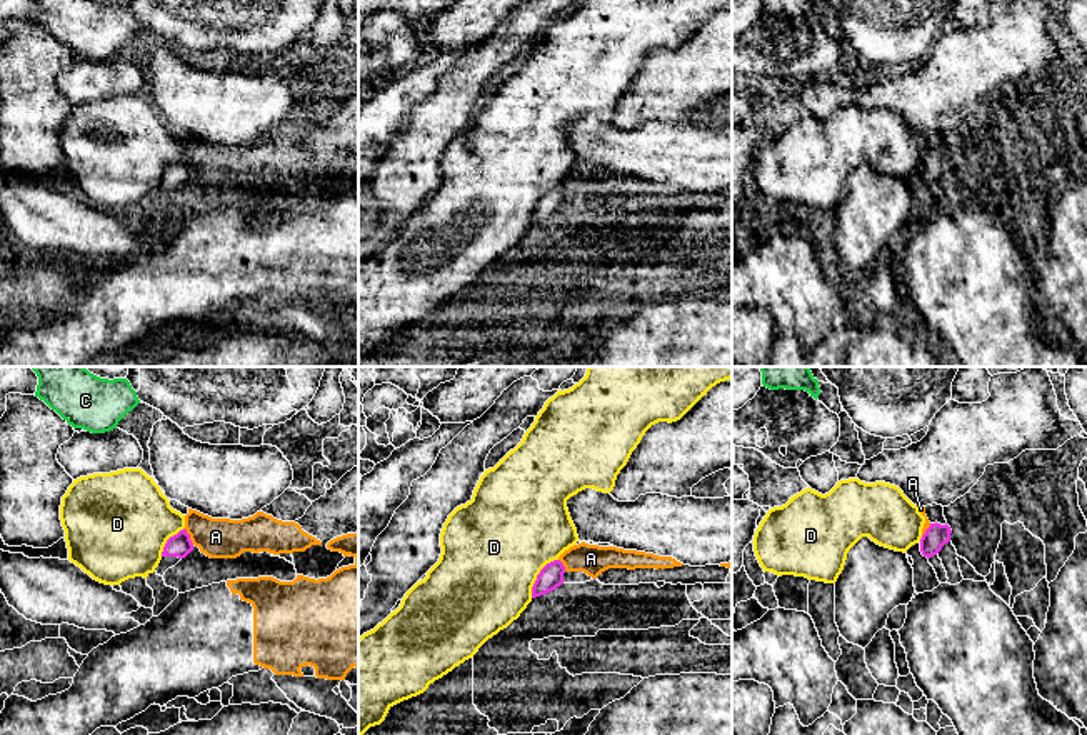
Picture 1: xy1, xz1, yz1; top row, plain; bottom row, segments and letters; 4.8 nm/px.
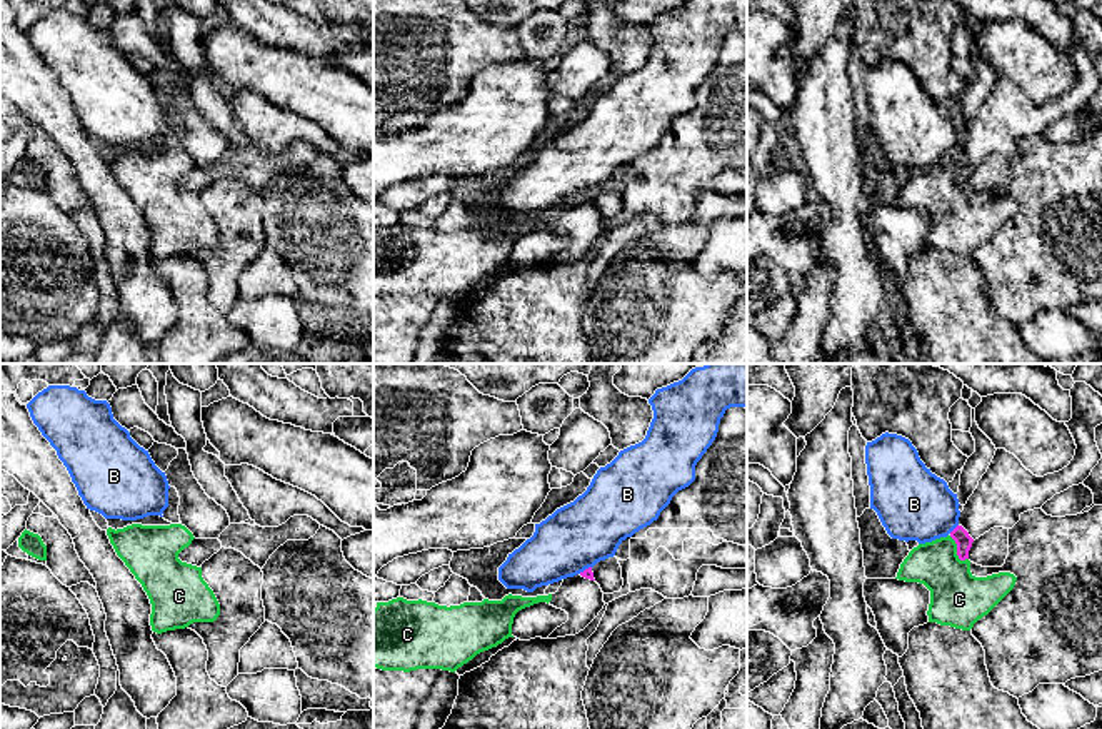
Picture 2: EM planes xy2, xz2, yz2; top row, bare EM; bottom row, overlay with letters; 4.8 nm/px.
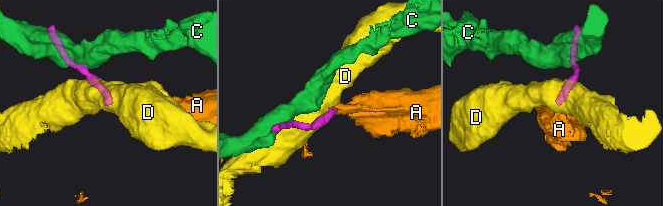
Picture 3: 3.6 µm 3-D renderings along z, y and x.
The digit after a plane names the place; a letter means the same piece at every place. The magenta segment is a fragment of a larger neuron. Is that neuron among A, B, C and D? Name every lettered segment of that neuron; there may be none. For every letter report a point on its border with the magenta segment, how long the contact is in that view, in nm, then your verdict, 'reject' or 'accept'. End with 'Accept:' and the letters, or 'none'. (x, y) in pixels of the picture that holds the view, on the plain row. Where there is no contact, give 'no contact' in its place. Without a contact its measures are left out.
A: xy1 (189, 164) | 90 nm | reject
B: yz2 (954, 155) | 60 nm | reject
C: yz2 (957, 177) | 150 nm | reject
D: xz1 (537, 202) | 240 nm | reject
Accept: none

